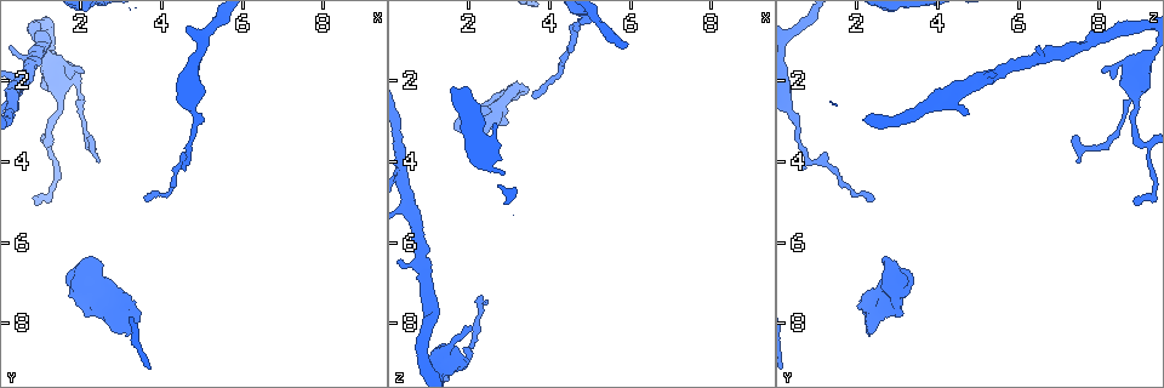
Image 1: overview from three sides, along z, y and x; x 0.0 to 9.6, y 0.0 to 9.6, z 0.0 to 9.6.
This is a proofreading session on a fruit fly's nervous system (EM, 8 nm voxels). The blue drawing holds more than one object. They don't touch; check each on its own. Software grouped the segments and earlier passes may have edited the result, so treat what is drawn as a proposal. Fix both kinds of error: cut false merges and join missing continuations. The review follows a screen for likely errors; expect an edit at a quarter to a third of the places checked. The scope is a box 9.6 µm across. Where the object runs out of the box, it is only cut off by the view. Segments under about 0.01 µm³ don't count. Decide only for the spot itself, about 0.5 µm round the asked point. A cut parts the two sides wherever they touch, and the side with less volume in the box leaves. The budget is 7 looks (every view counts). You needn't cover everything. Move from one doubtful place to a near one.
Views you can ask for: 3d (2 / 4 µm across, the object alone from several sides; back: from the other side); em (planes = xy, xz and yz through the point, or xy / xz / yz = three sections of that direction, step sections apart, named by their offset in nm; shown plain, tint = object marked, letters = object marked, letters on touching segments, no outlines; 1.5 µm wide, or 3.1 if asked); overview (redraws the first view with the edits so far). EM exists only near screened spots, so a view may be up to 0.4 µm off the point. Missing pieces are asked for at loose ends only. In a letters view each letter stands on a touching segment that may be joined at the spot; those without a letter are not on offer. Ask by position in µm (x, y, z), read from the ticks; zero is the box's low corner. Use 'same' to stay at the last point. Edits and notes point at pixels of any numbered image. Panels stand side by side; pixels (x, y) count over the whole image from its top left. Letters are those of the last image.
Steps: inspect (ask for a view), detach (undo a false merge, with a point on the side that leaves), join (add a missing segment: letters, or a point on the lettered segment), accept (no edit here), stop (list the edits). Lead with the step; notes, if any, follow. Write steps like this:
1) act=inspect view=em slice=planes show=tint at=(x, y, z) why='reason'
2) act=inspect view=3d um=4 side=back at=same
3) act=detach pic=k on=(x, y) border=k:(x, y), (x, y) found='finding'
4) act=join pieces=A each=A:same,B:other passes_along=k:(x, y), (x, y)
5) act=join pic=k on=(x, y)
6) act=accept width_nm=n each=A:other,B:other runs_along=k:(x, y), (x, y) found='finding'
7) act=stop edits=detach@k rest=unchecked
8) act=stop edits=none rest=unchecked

act=inspect view=em slice=planes show=letters at=(2.40, 4.05, 7.40) why='long arm stops here'

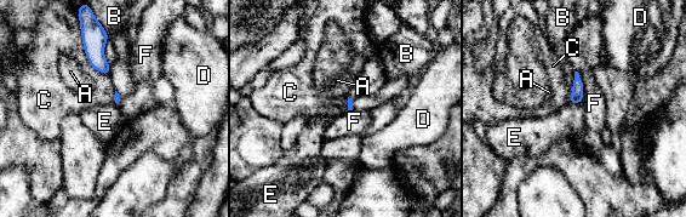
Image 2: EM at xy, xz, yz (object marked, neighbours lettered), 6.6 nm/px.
act=accept each=A:other,B:other,C:other,D:other,E:other,F:other border=2:(569, 102), (581, 103) found='no lettered segment goes on from it'

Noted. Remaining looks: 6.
act=inspect view=em slice=xz step=8 show=letters at=(2.10, 1.85, 8.10)

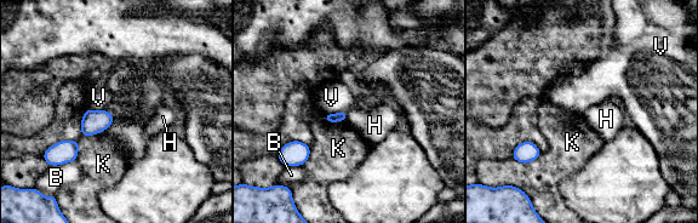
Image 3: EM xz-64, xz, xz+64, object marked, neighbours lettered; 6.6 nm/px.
act=inspect view=em slice=planes show=letters at=same why='another direction'

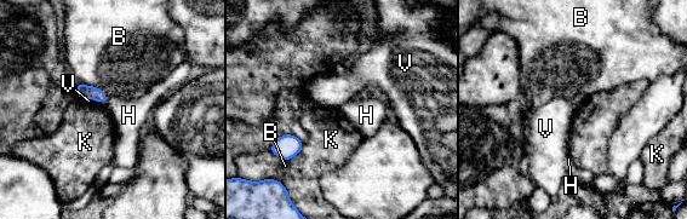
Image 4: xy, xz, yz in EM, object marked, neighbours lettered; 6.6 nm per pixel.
act=accept each=B:other,H:other,K:other,V:other border=4:(108, 98), (106, 102) found='none of them fits'

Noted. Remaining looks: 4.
act=inspect view=em slice=planes show=tint at=(0.85, 4.95, 8.90) why='free end'

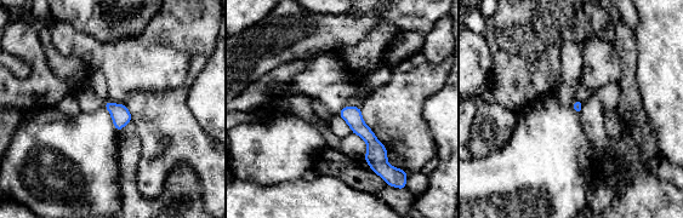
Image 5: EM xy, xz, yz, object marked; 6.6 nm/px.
act=inspect view=em slice=planes show=letters at=same why='see the neighbours'

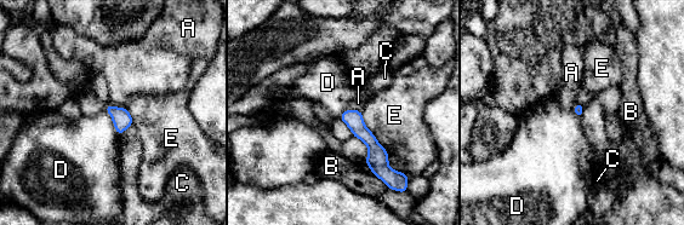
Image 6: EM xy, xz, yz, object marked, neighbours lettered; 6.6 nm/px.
act=accept each=A:other,B:other,C:other,D:other,E:other border=6:(103, 109), (119, 136) found='none of them fits'

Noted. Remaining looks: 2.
act=stop edits=none rest=unchecked

